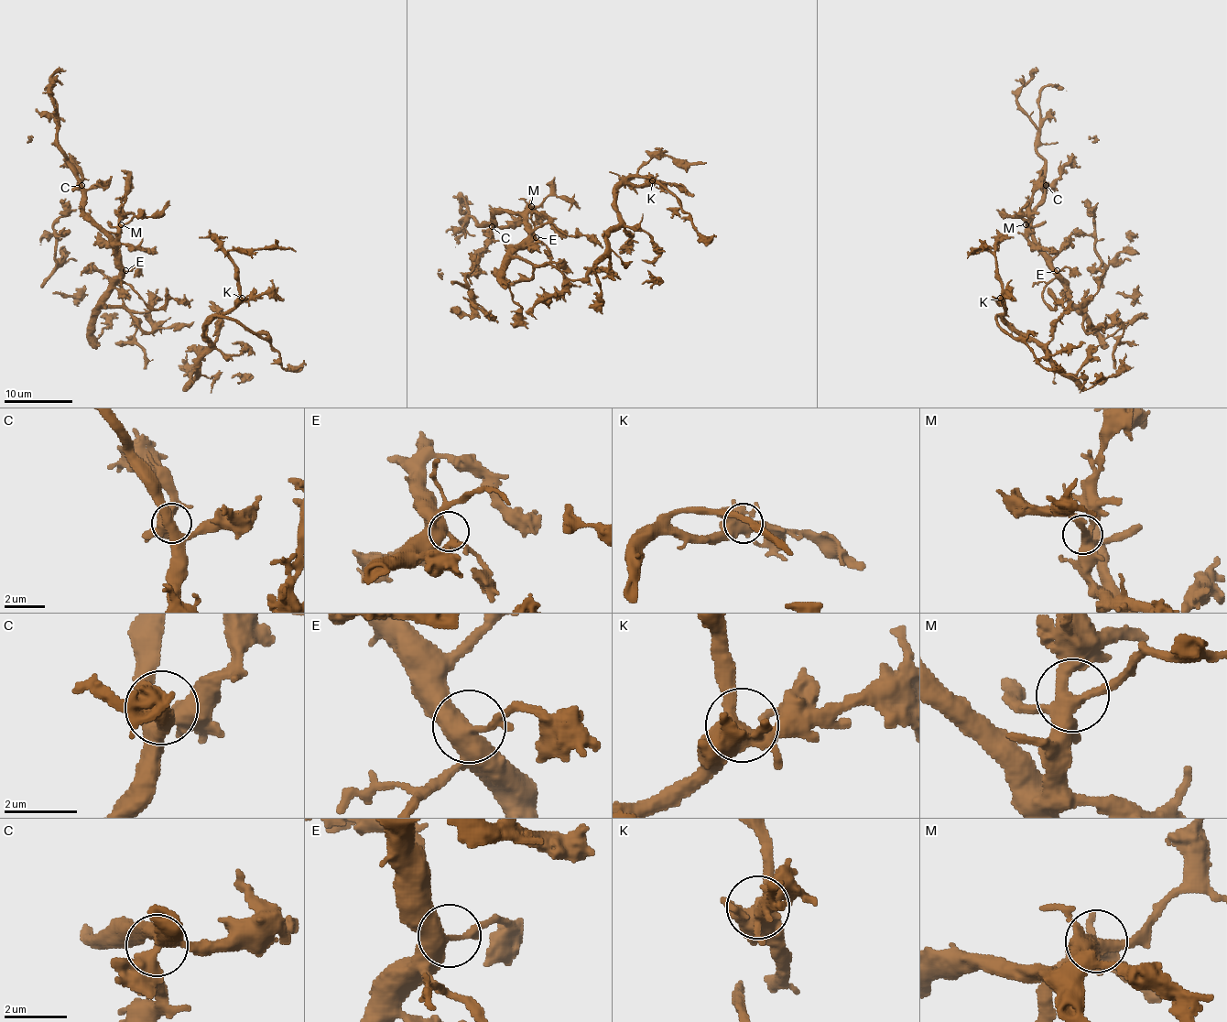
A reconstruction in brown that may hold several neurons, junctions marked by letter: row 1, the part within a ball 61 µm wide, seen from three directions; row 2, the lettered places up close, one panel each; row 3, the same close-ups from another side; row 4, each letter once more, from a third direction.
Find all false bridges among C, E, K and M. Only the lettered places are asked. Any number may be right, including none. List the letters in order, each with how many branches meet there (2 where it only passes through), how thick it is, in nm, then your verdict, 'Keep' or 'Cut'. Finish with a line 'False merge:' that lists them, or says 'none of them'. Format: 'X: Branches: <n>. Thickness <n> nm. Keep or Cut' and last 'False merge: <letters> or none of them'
C: Branches: 4. Thickness 440 nm. Keep
E: Branches: 3. Thickness 340 nm. Keep
K: Branches: 6. Thickness 500 nm. Keep
M: Branches: 4. Thickness 380 nm. Keep
False merge: none of them

